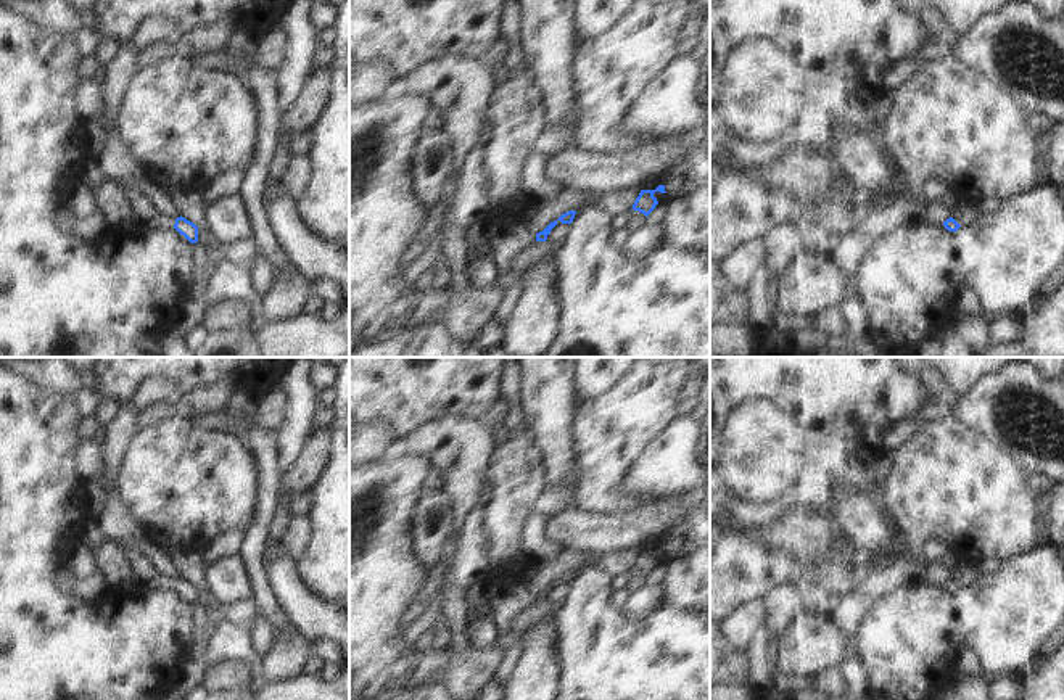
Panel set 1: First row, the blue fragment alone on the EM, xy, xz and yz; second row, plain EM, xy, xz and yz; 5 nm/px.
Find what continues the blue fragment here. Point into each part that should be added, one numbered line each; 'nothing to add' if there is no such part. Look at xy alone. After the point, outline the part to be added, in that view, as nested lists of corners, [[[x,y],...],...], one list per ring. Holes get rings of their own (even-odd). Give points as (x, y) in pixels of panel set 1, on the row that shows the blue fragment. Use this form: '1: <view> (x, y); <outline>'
1: xy (142, 206); [[[119,182],[119,183],[130,200],[130,208],[134,211],[134,216],[138,217],[143,224],[146,224],[148,229],[174,227],[175,219],[161,214],[143,191],[126,182]]]

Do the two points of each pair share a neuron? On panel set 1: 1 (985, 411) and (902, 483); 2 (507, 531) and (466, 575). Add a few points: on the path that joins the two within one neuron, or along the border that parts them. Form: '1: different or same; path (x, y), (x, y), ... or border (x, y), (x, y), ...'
1: different; border (953, 414), (1002, 444)
2: different; border (483, 514), (483, 533), (488, 544), (491, 575)

